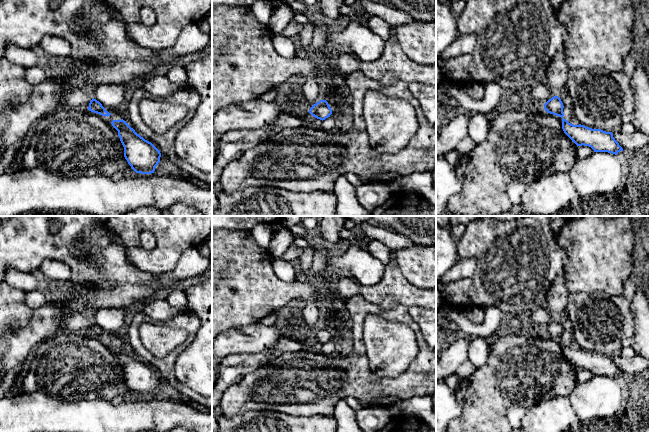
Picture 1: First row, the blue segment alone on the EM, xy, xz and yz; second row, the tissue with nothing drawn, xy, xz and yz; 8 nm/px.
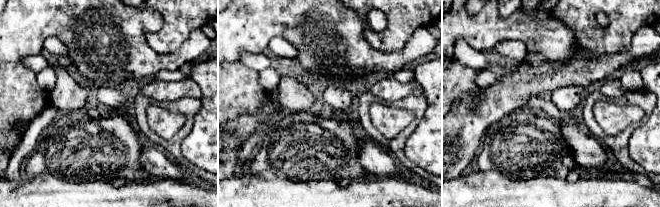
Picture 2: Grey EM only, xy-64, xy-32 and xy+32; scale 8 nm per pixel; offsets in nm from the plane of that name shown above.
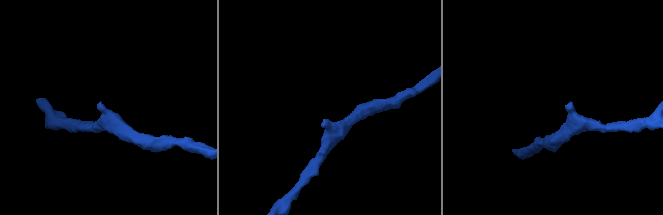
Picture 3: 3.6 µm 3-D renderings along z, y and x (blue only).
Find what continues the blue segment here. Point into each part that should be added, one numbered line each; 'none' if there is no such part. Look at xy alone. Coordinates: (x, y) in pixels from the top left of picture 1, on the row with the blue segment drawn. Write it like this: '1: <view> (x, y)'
1: xy (78, 98)

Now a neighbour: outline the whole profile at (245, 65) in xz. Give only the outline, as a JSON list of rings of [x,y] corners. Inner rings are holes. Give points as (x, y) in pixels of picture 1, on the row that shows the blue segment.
[[[219,5],[212,8],[212,116],[223,107],[236,103],[249,103],[260,99],[270,90],[275,90],[290,78],[303,80],[302,96],[314,105],[321,100],[322,89],[319,85],[319,70],[314,62],[297,54],[293,58],[284,58],[274,49],[272,31],[263,26],[254,16],[250,6]]]

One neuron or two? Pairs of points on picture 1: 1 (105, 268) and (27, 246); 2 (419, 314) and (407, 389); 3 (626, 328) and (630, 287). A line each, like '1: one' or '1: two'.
1: one
2: two
3: one

